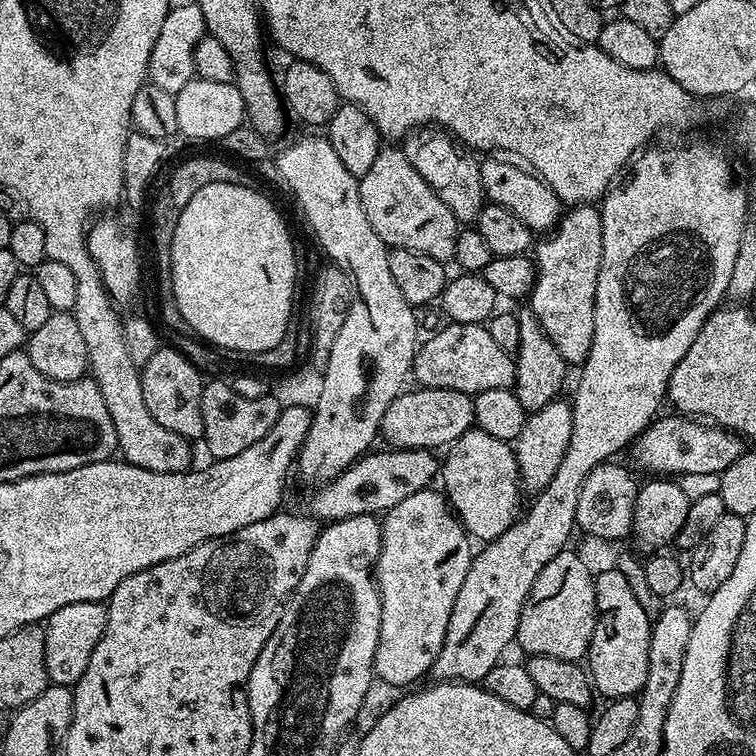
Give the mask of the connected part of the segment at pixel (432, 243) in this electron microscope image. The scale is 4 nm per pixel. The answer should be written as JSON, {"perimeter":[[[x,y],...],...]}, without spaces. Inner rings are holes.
{"perimeter":[[[381,147],[378,158],[374,158],[370,170],[366,170],[366,174],[359,177],[359,182],[362,210],[366,210],[366,219],[370,221],[370,226],[374,226],[374,234],[378,234],[378,238],[382,238],[382,242],[388,245],[389,249],[414,250],[418,254],[430,254],[430,258],[445,262],[453,259],[454,244],[462,225],[454,218],[450,206],[446,206],[446,202],[442,202],[442,198],[434,194],[422,174],[418,174],[414,166],[410,166],[406,154],[399,147]]]}

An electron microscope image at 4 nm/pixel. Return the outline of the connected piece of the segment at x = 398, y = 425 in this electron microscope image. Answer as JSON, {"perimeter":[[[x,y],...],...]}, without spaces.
{"perimeter":[[[413,387],[390,402],[380,423],[380,436],[389,440],[392,448],[426,448],[444,450],[462,434],[470,431],[476,422],[472,397],[458,390]]]}

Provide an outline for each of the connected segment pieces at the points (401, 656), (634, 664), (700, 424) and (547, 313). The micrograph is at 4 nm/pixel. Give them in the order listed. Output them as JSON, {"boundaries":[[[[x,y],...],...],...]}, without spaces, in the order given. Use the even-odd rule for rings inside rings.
{"boundaries":[[[[426,487],[398,502],[398,506],[383,513],[380,526],[380,553],[376,559],[374,579],[380,592],[382,622],[374,676],[377,681],[385,680],[396,688],[412,684],[431,673],[438,650],[442,650],[442,642],[446,642],[446,626],[450,622],[450,610],[454,610],[454,598],[458,598],[458,590],[466,579],[466,570],[470,570],[474,555],[473,541],[452,511],[443,491],[432,491],[431,487]]],[[[615,566],[605,572],[597,571],[596,625],[586,657],[586,671],[592,687],[605,697],[605,701],[621,700],[627,696],[639,697],[646,682],[646,670],[650,666],[650,634],[652,621],[642,610],[638,597],[630,591],[626,577]]],[[[683,414],[661,415],[630,445],[632,460],[652,474],[679,478],[686,474],[714,474],[719,476],[746,450],[744,437],[720,428],[717,424]]],[[[592,204],[569,207],[561,215],[560,223],[541,240],[544,241],[541,244],[539,241],[534,248],[536,280],[530,293],[530,310],[538,318],[542,330],[546,330],[550,342],[558,346],[558,354],[562,354],[566,363],[570,366],[580,366],[590,354],[590,346],[594,342],[594,294],[598,290],[598,270],[602,266],[600,208]]]]}

